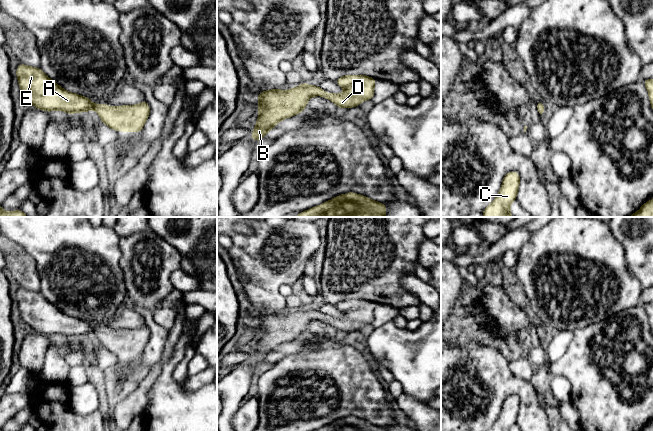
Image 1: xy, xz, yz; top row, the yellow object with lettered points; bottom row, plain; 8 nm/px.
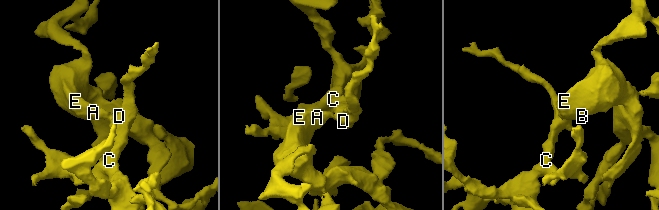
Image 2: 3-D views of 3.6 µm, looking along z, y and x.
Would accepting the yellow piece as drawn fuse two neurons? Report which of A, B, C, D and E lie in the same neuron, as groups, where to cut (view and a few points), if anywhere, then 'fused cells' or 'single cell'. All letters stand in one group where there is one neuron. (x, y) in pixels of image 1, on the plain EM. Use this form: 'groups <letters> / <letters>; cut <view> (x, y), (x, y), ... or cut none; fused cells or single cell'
groups A B C D E; cut none; single cell

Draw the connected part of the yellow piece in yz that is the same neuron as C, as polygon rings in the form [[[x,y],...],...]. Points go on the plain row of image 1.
[[[518,396],[506,397],[497,421],[487,431],[510,431],[510,428],[516,424],[519,409],[520,399]]]

